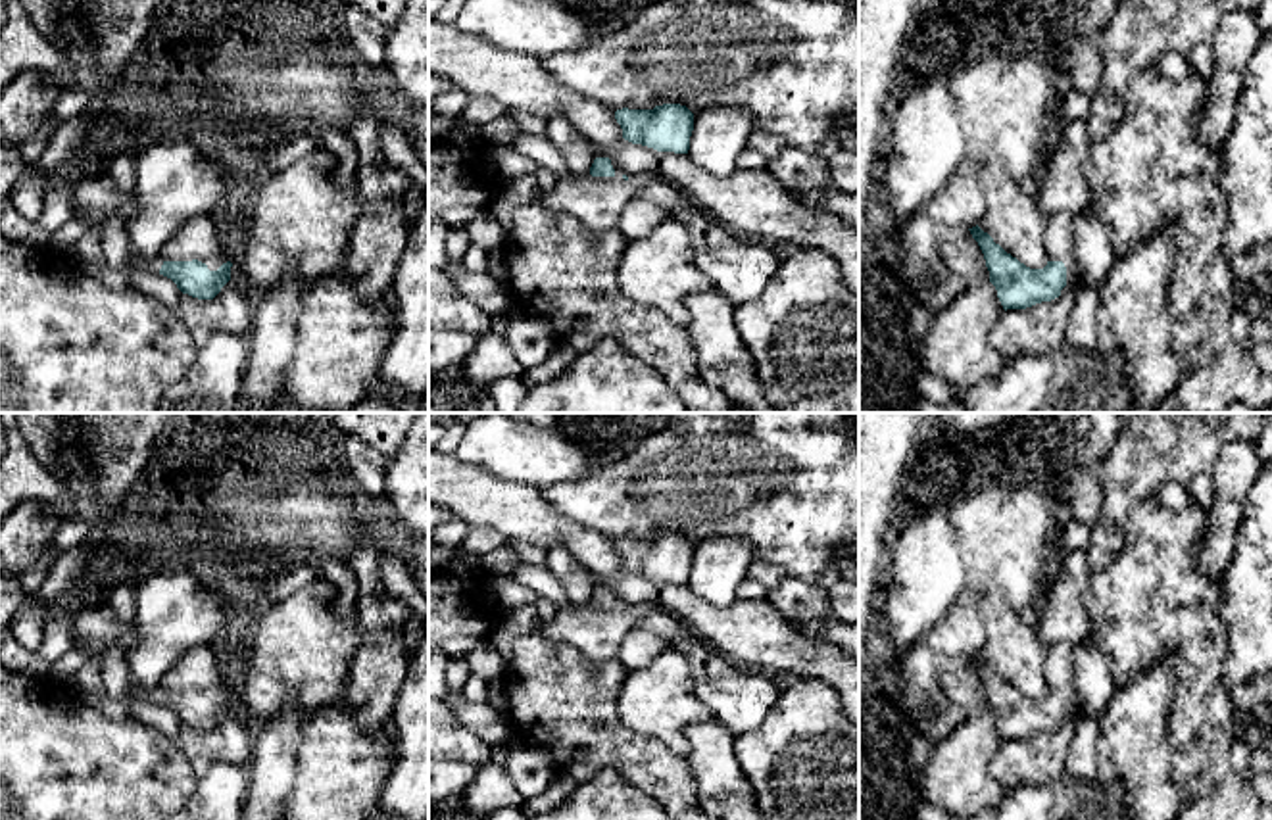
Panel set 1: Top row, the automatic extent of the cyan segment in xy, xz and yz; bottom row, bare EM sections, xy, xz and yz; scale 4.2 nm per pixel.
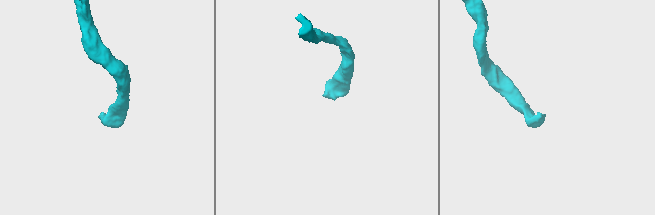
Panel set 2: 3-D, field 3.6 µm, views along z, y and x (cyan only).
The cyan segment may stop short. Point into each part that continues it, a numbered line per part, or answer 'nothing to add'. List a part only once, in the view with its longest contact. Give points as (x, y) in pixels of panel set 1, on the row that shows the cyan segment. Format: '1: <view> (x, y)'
1: xy (198, 239)

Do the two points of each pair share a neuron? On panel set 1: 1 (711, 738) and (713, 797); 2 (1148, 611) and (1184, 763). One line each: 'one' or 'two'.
1: one
2: one

